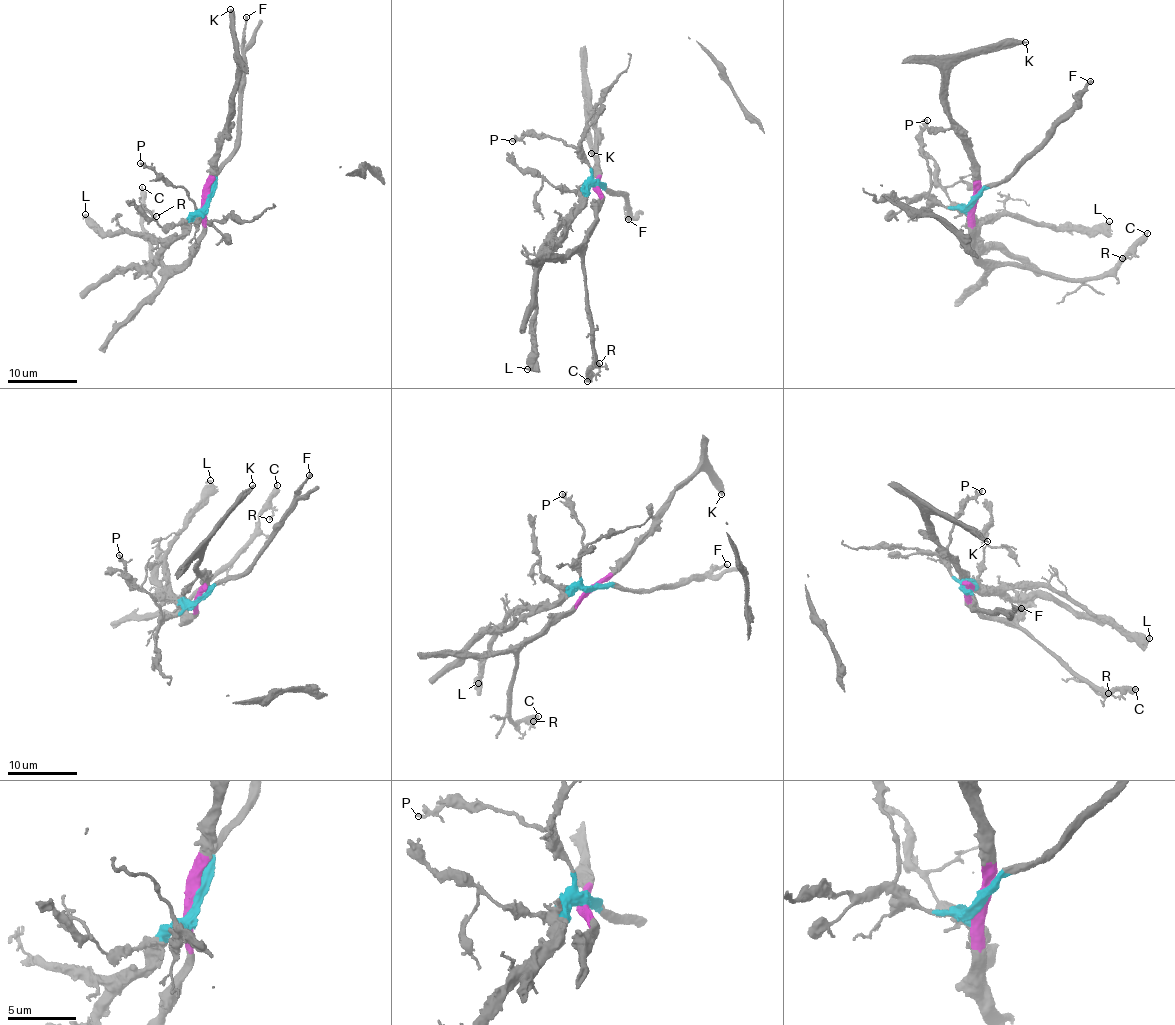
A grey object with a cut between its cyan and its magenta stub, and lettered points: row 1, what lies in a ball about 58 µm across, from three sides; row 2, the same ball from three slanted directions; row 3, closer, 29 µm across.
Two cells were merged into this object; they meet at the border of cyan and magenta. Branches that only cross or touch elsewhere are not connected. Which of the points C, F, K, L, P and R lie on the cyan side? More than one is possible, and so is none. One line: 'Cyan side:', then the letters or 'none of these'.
Cyan side: F, L, P

